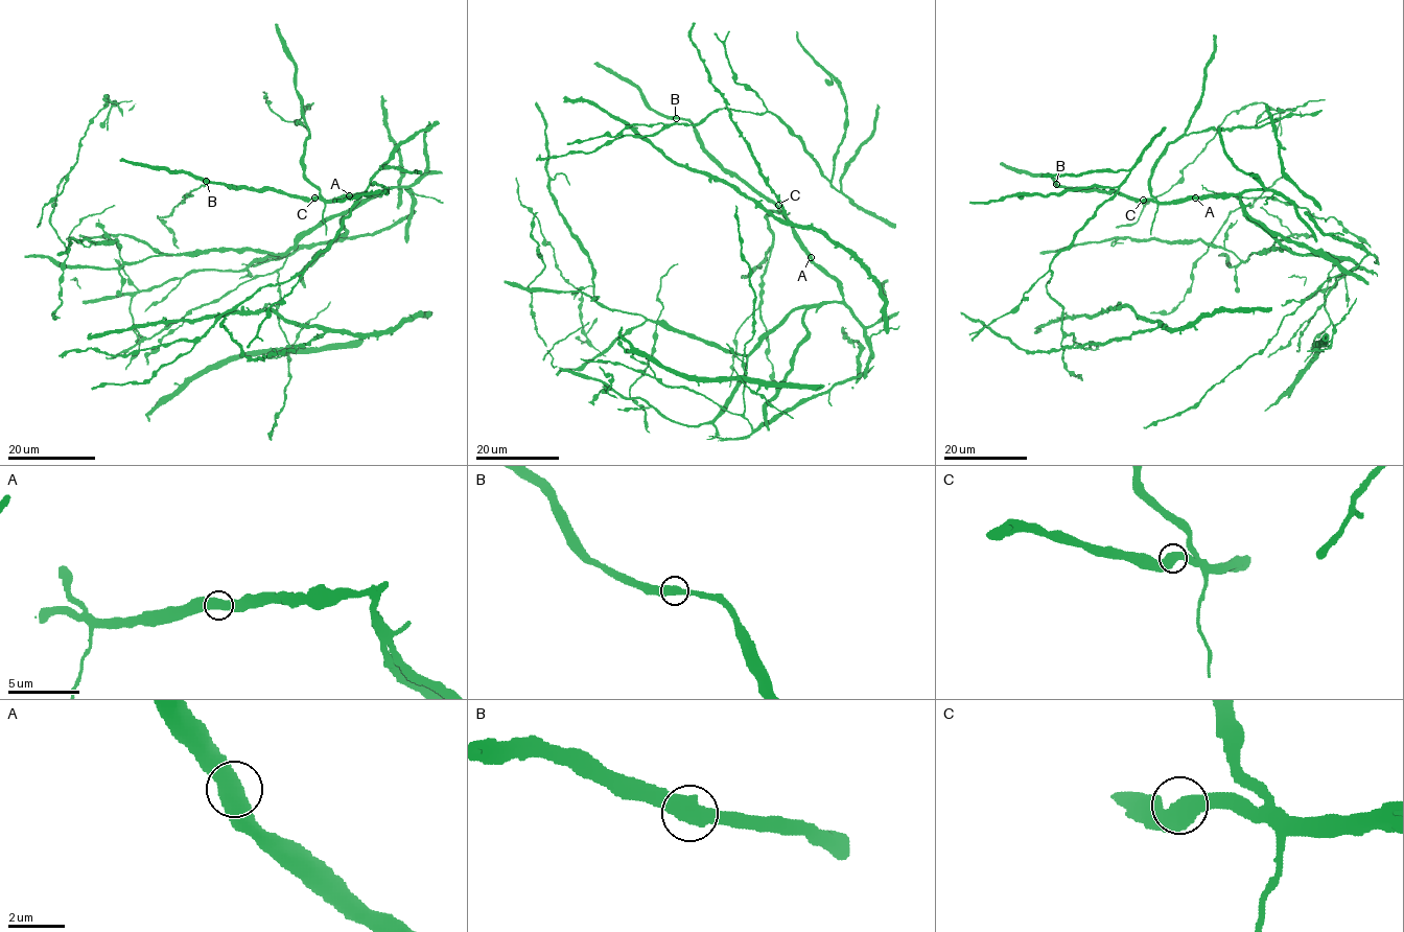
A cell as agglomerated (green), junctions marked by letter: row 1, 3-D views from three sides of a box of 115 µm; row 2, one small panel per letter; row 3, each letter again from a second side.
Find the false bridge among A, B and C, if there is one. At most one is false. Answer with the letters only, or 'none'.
none

